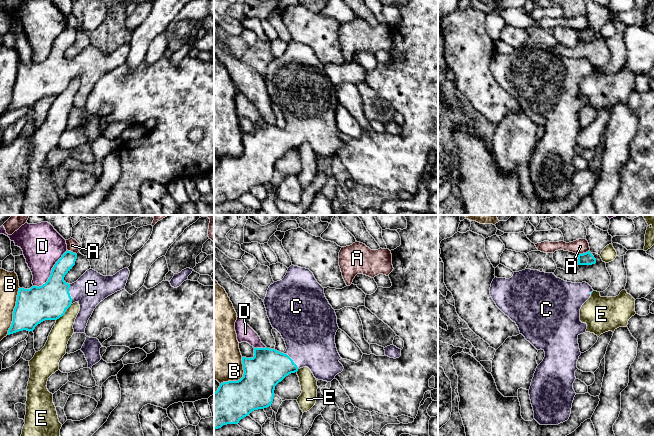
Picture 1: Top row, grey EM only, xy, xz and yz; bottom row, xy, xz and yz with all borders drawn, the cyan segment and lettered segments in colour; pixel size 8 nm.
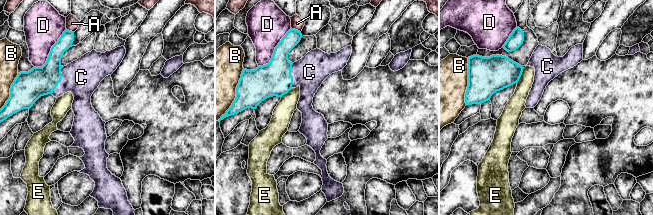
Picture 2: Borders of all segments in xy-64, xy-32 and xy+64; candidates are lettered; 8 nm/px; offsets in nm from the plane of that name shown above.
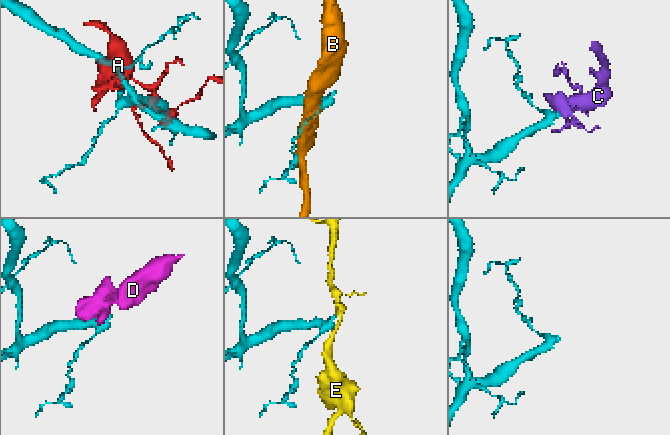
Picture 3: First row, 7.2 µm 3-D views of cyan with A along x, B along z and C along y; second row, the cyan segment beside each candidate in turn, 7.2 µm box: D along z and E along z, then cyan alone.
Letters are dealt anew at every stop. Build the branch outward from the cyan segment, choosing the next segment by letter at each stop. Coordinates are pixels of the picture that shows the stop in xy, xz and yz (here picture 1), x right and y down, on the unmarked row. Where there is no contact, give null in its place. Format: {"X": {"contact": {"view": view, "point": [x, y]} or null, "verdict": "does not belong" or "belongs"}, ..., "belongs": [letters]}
{"A": {"contact": {"view": "yz", "point": [583, 29]}, "verdict": "does not belong"}, "B": {"contact": {"view": "xy", "point": [13, 87]}, "verdict": "does not belong"}, "C": {"contact": {"view": "xy", "point": [69, 70]}, "verdict": "belongs"}, "D": {"contact": {"view": "xy", "point": [51, 48]}, "verdict": "does not belong"}, "E": {"contact": {"view": "xy", "point": [64, 89]}, "verdict": "does not belong"}, "belongs": ["C"]}

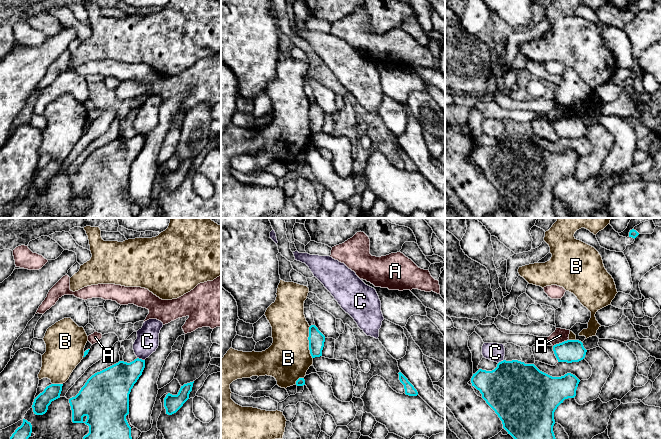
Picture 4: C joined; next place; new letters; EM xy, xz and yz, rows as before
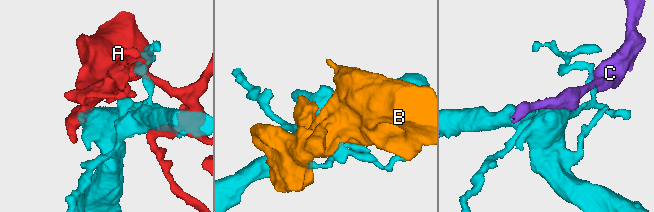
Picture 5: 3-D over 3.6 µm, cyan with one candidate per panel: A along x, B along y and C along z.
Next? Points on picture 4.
{"A": {"contact": {"view": "yz", "point": [560, 119]}, "verdict": "does not belong"}, "B": {"contact": {"view": "xz", "point": [309, 118]}, "verdict": "does not belong"}, "C": {"contact": {"view": "xy", "point": [141, 135]}, "verdict": "does not belong"}, "belongs": []}

